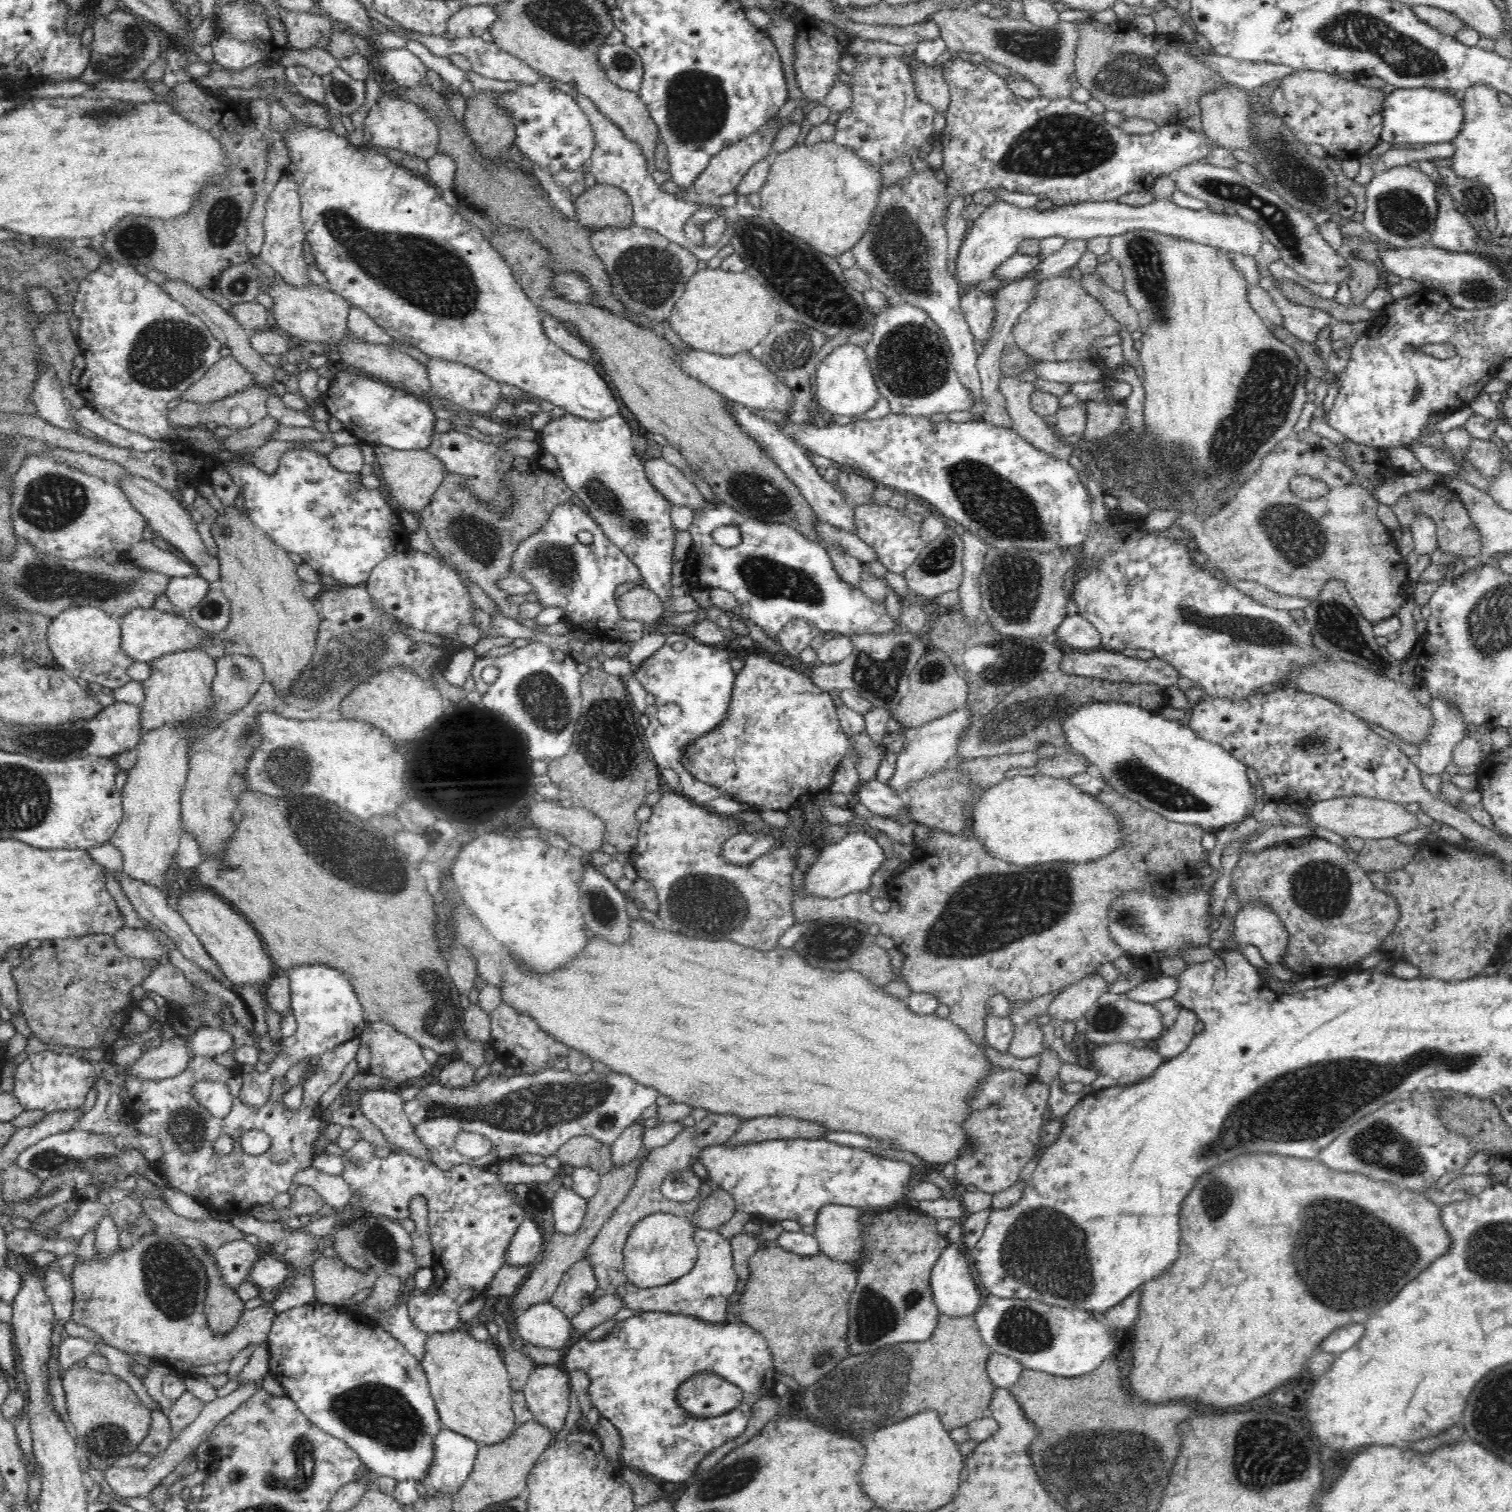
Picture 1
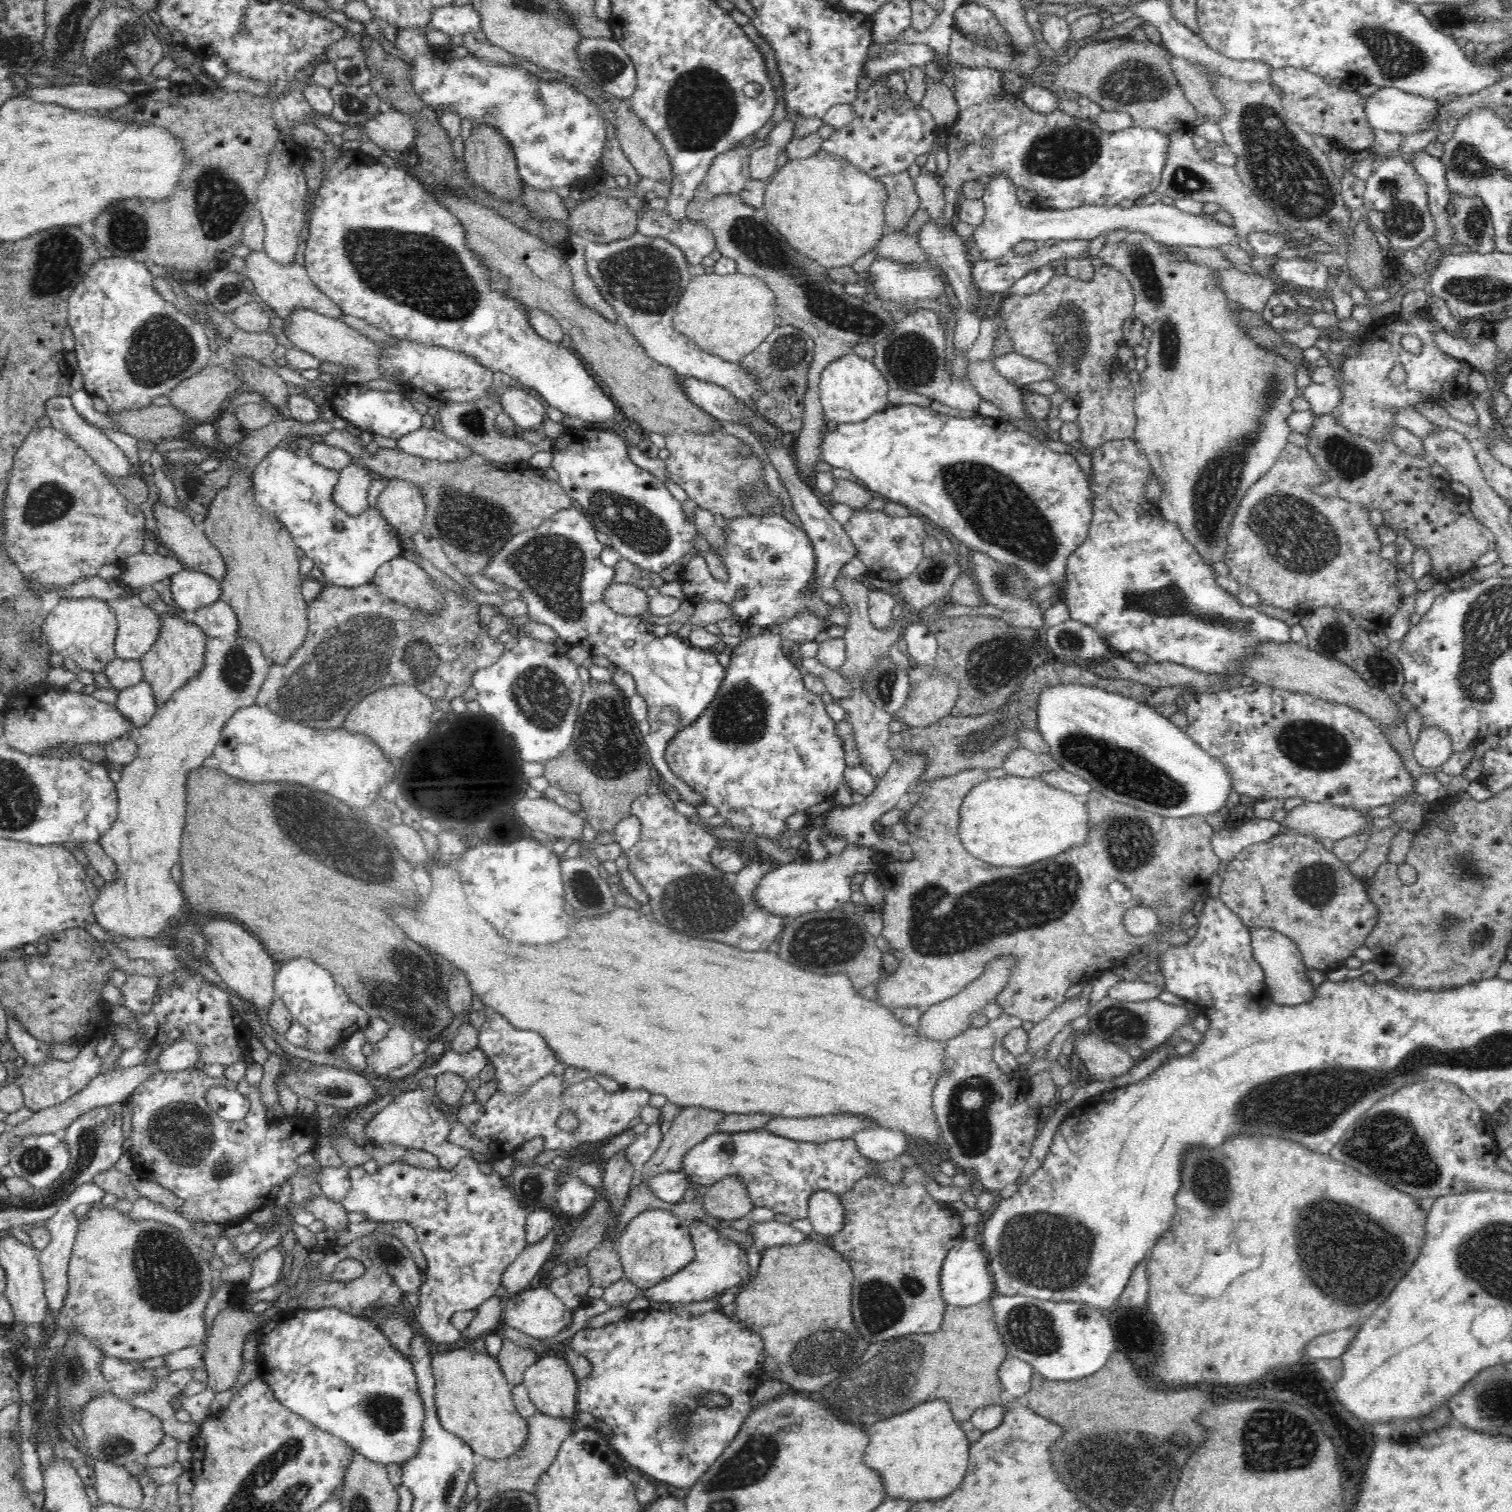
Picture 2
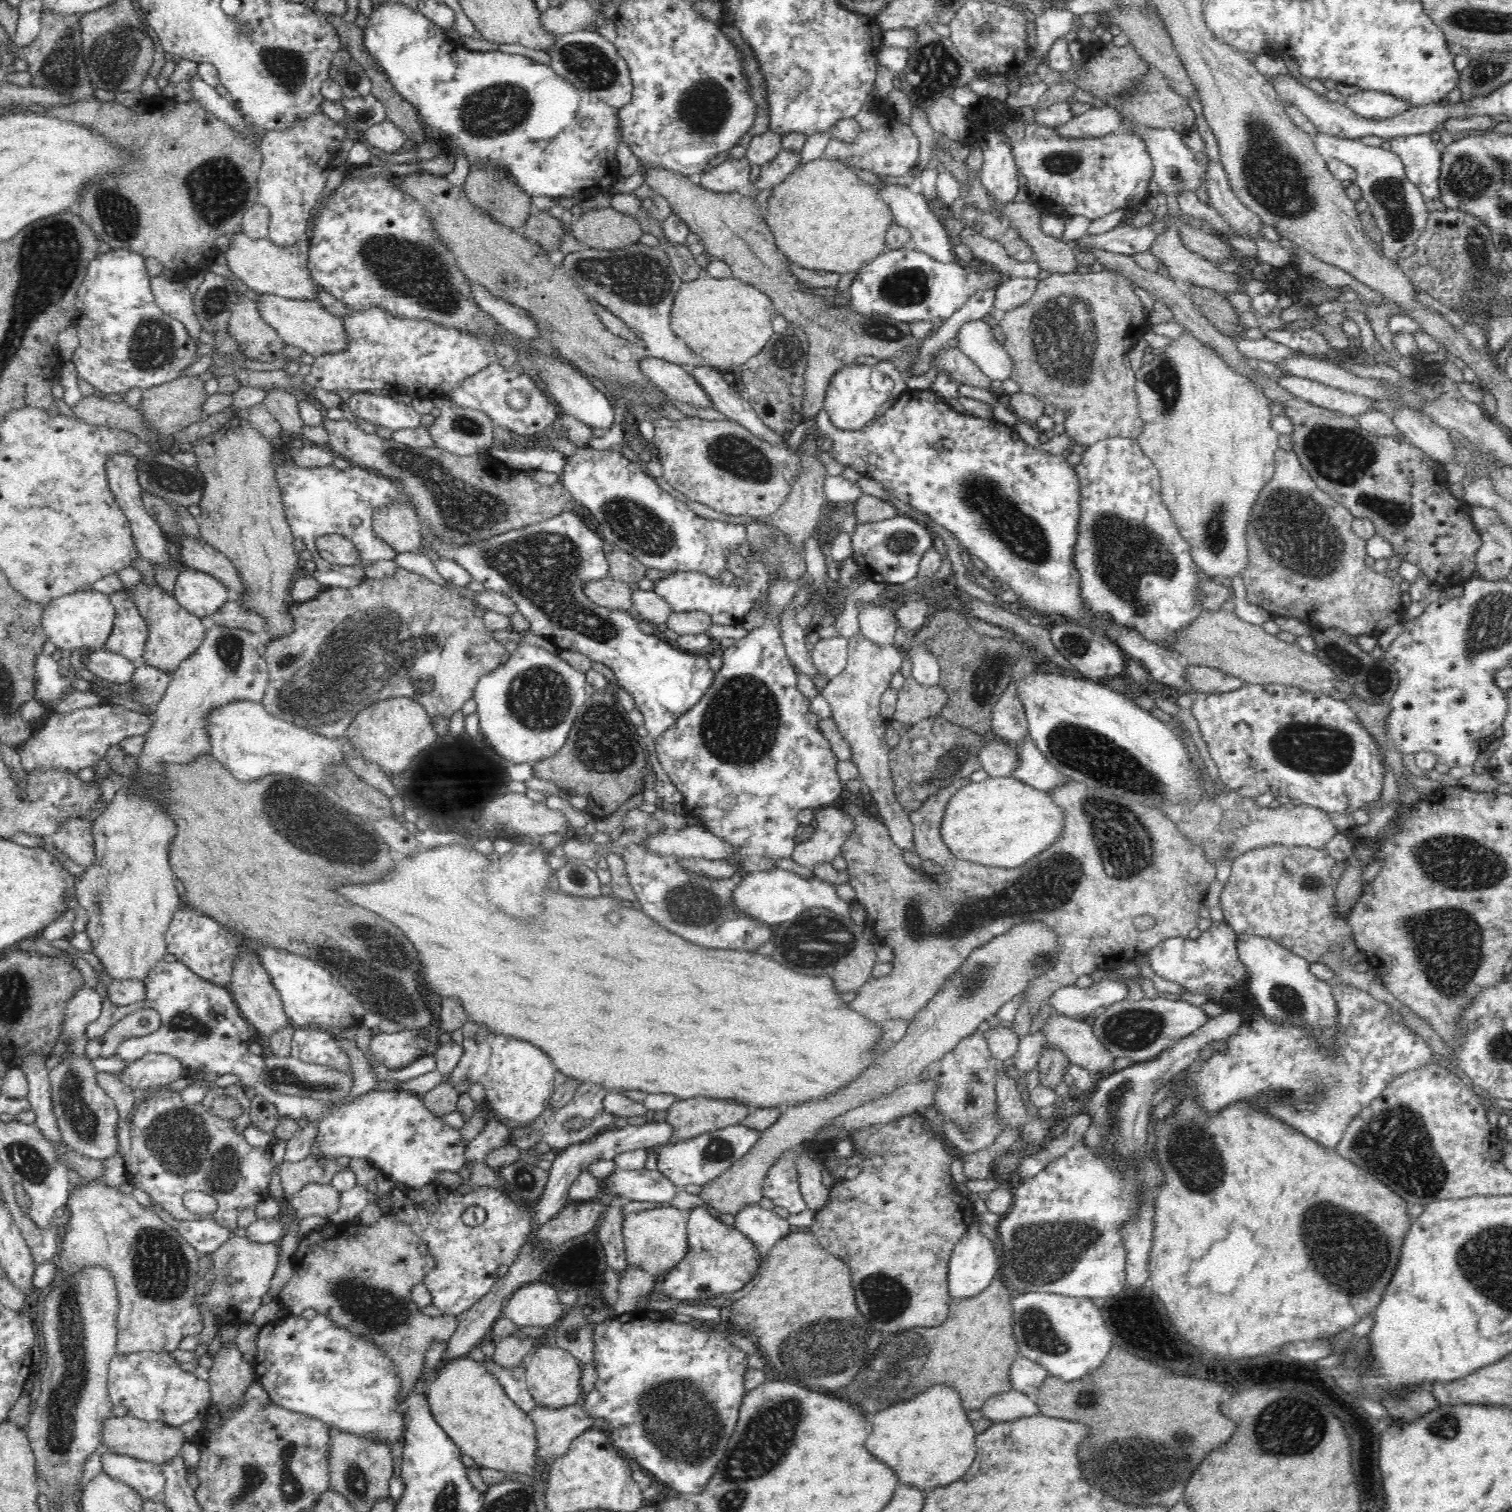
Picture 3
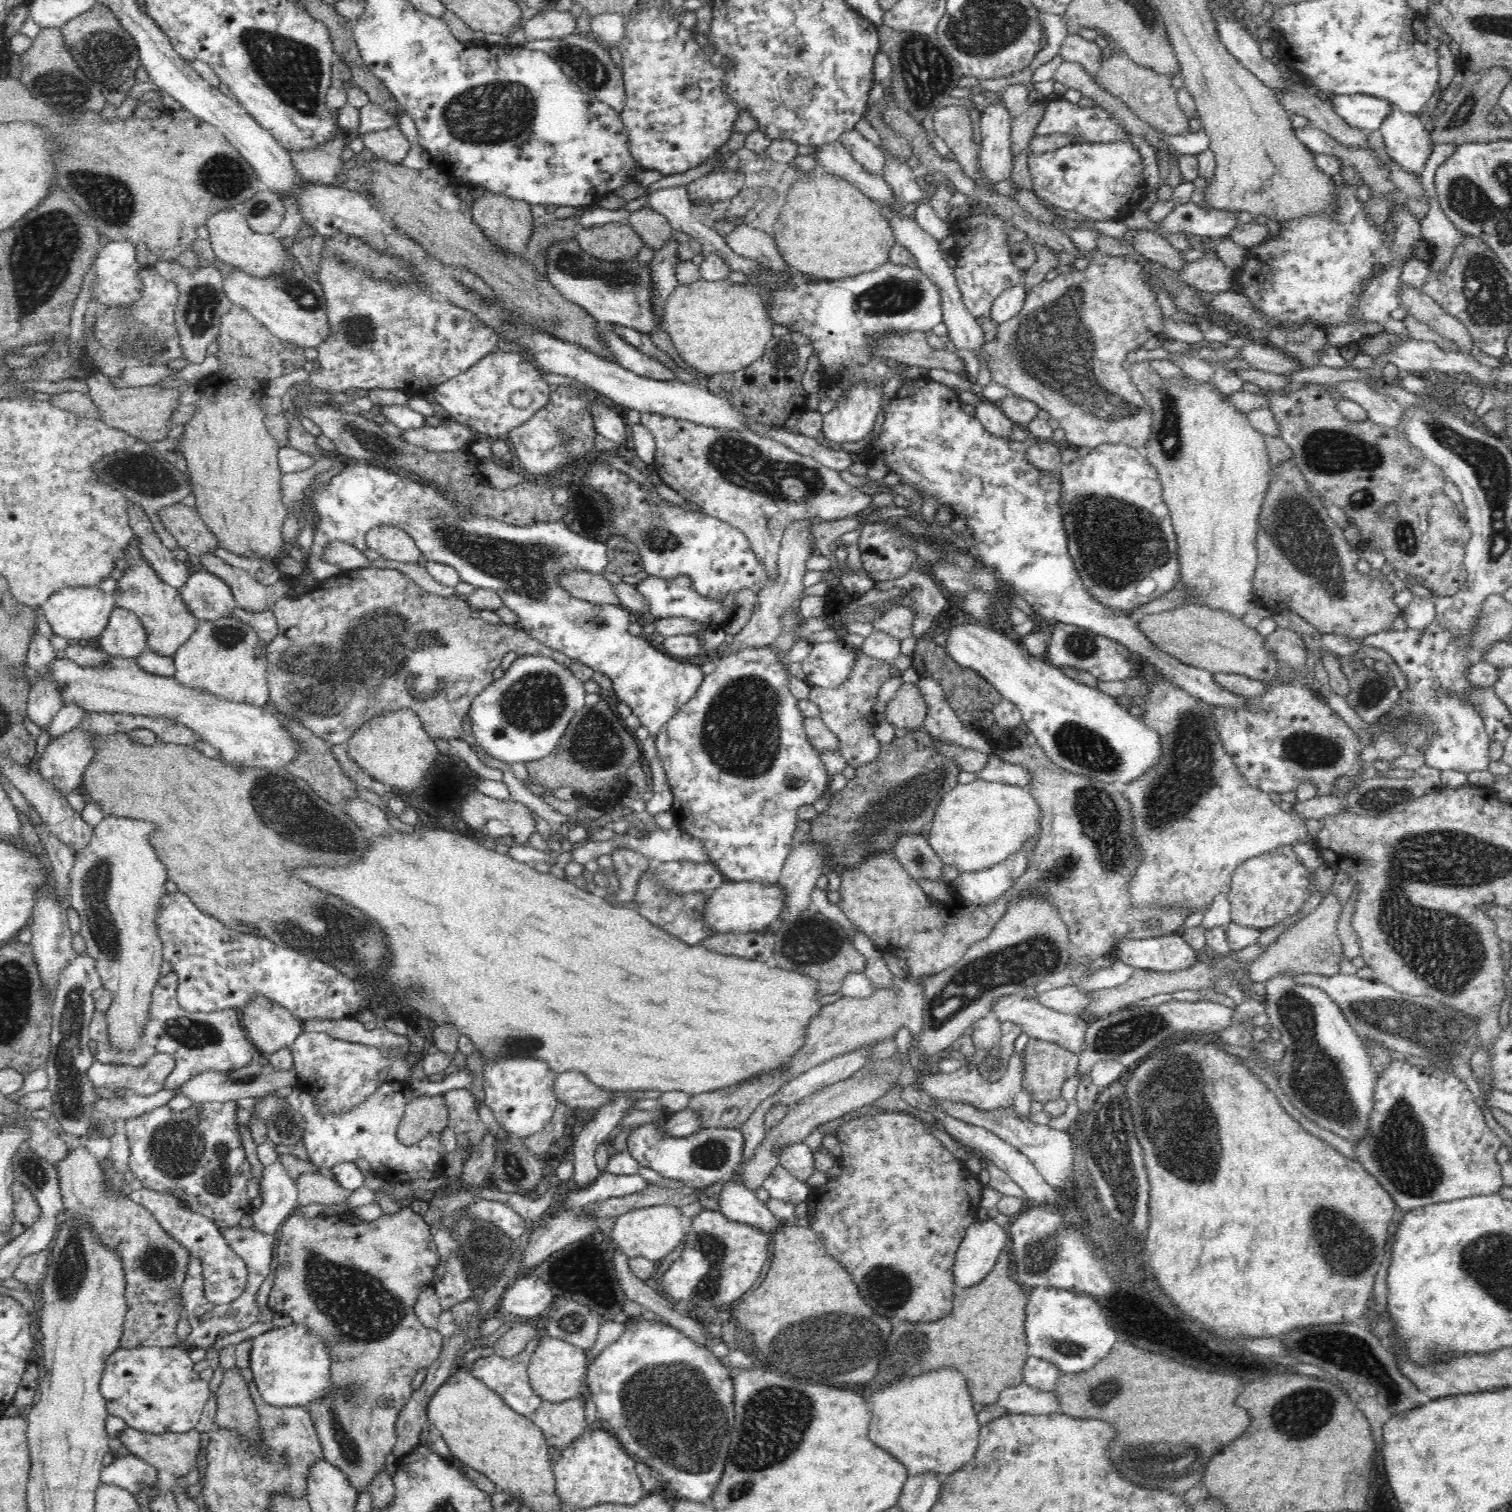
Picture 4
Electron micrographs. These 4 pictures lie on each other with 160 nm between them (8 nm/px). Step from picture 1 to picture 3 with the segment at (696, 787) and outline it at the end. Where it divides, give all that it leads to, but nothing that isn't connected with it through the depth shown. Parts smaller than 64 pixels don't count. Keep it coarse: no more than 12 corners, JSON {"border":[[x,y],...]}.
{"border":[[576,512],[424,543],[516,602],[532,634],[610,667],[656,742],[711,690],[709,658],[644,634],[585,589],[609,577]]}

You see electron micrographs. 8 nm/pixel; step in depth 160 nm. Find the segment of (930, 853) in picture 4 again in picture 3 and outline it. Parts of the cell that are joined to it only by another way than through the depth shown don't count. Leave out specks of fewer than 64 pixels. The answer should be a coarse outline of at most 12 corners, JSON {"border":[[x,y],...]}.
{"border":[[861,631],[820,694],[893,842],[913,850],[880,714],[906,653]]}

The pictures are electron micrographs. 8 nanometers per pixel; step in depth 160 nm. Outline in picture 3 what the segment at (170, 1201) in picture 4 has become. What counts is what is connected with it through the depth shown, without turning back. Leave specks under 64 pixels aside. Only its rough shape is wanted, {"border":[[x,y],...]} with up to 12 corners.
{"border":[[157,1203],[152,1210],[194,1245],[218,1250],[233,1234],[211,1220],[176,1220]]}

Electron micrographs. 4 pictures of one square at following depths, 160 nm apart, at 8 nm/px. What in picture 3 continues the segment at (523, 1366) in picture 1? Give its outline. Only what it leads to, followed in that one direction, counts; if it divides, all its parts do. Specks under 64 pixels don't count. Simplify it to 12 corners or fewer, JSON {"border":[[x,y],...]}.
{"border":[[527,1336],[496,1340],[493,1361],[510,1370],[526,1362],[534,1344]]}

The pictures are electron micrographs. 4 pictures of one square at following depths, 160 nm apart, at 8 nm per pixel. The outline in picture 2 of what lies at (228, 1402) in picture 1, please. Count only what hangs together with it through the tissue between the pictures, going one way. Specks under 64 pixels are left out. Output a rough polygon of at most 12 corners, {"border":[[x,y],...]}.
{"border":[[94,1459],[99,1503],[140,1508],[143,1488],[125,1465]]}

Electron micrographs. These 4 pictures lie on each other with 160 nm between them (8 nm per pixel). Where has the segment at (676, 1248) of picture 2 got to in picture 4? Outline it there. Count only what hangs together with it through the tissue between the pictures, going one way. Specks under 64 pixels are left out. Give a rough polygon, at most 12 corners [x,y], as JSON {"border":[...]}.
{"border":[[670,1204],[625,1212],[615,1249],[651,1262],[670,1254],[688,1224]]}

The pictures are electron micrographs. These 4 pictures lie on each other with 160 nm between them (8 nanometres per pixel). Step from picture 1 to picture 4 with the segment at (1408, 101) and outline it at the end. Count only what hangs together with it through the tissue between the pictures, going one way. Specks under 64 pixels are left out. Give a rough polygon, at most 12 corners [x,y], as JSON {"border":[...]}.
{"border":[[1334,95],[1351,127],[1380,130],[1394,107],[1377,97]]}

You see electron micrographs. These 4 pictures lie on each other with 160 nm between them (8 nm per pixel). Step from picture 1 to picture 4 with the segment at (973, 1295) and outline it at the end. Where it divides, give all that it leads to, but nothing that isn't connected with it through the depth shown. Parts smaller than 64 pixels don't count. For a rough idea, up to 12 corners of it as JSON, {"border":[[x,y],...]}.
{"border":[[977,1217],[952,1269],[956,1289],[978,1284],[1008,1250],[1006,1229]]}

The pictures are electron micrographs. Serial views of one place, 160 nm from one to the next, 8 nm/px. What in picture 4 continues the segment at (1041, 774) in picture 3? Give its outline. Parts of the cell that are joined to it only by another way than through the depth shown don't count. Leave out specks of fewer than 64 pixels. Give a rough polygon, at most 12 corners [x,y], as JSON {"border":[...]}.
{"border":[[994,752],[976,778],[1026,787],[1026,768],[1006,762]]}

